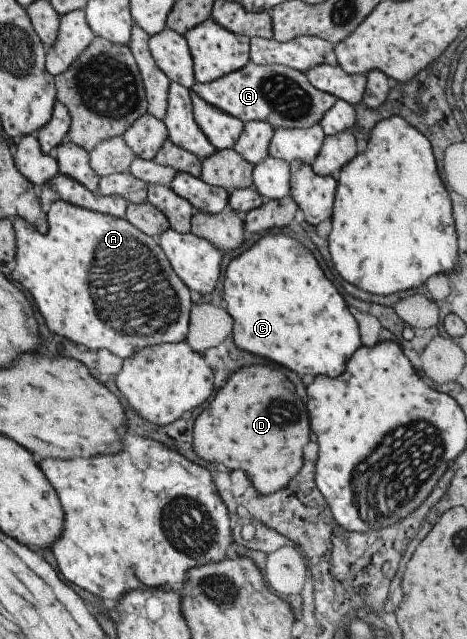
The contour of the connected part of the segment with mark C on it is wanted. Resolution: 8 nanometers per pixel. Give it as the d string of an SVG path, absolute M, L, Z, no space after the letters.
M279 232L261 237L225 270L223 306L233 317L235 344L301 376L339 376L359 346L359 328L313 252Z

